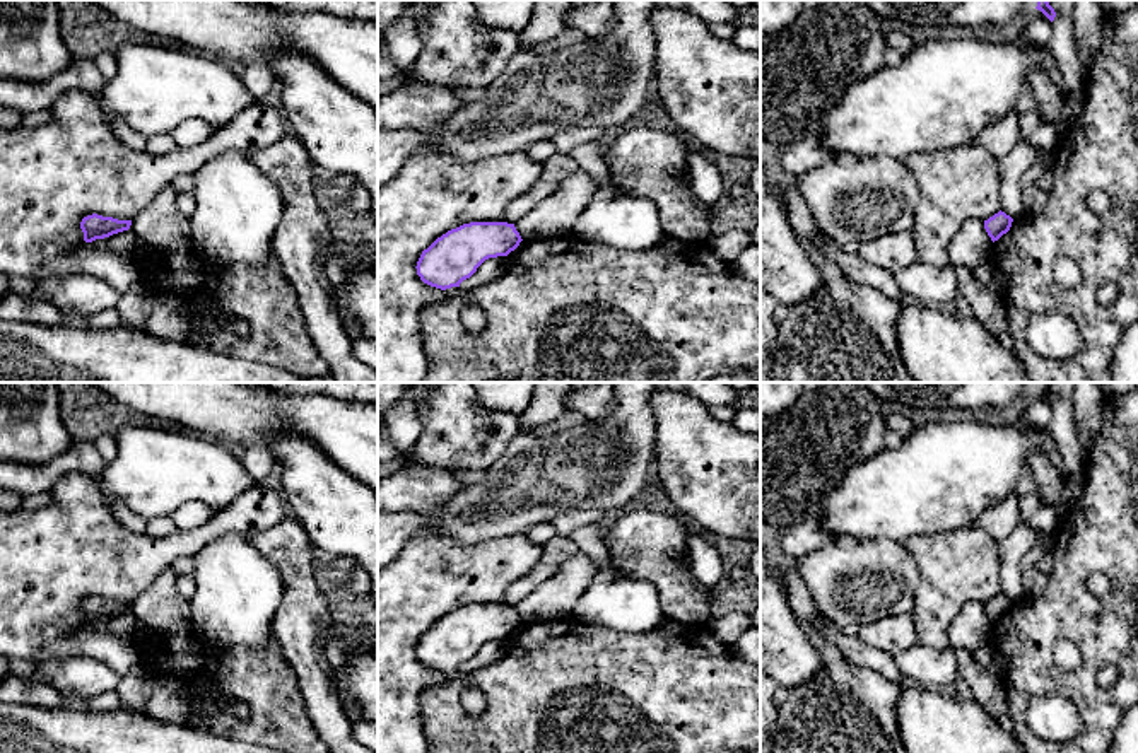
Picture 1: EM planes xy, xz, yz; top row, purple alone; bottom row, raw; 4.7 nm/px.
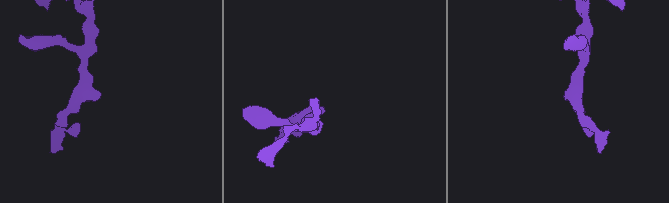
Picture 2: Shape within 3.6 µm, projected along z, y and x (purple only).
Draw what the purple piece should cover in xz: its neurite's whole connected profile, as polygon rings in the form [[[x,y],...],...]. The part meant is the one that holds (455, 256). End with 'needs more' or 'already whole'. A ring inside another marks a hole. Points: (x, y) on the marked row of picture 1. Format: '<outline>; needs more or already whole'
[[[470,222],[448,231],[422,251],[417,275],[431,287],[460,287],[489,258],[507,256],[521,236],[514,224]]]; already whole

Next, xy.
[[[97,213],[87,215],[80,222],[80,229],[84,232],[84,241],[92,242],[96,239],[104,239],[113,234],[128,231],[132,225],[132,220],[118,220],[113,217],[103,217]]]; already whole

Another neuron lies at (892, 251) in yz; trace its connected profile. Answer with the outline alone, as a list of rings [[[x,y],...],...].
[[[911,231],[885,234],[861,242],[858,254],[863,261],[887,271],[897,271],[918,261],[916,241]]]

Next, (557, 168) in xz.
[[[554,154],[542,164],[538,181],[526,193],[519,195],[513,203],[509,203],[504,222],[516,224],[523,215],[550,196],[574,171],[576,164],[571,155]]]

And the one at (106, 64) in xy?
[[[101,51],[96,55],[94,63],[104,80],[111,80],[118,72],[116,55],[114,51]]]

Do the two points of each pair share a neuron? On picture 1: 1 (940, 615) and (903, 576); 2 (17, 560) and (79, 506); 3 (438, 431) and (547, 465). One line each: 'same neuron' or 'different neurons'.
1: different neurons
2: same neuron
3: different neurons

